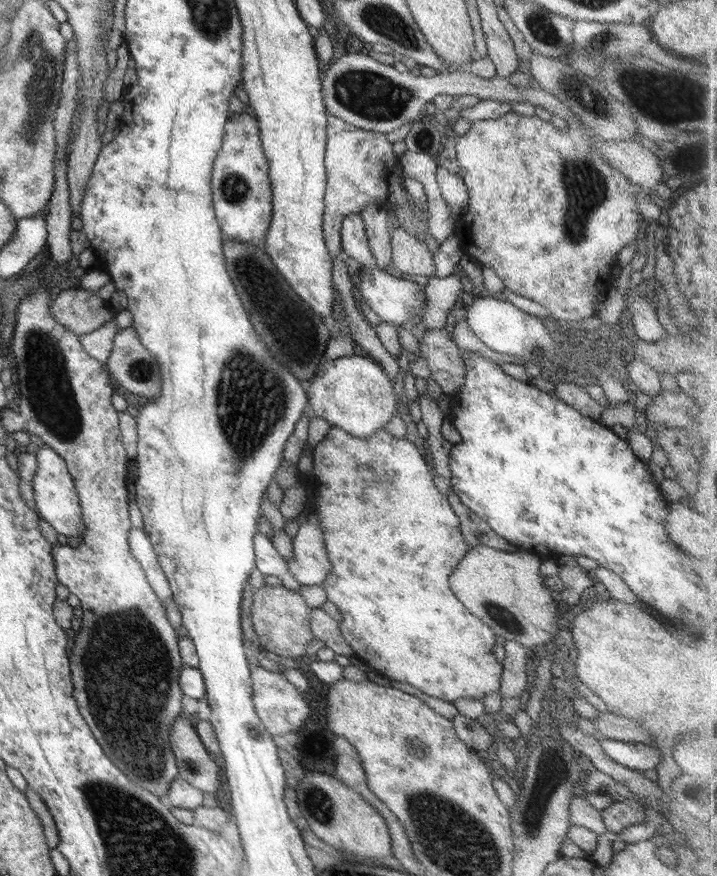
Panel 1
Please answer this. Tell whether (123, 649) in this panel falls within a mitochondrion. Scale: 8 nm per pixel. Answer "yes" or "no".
yes

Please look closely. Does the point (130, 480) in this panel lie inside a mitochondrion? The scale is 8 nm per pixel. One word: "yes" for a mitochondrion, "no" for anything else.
no

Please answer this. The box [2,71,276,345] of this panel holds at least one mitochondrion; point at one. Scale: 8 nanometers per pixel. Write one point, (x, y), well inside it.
(234, 188)

